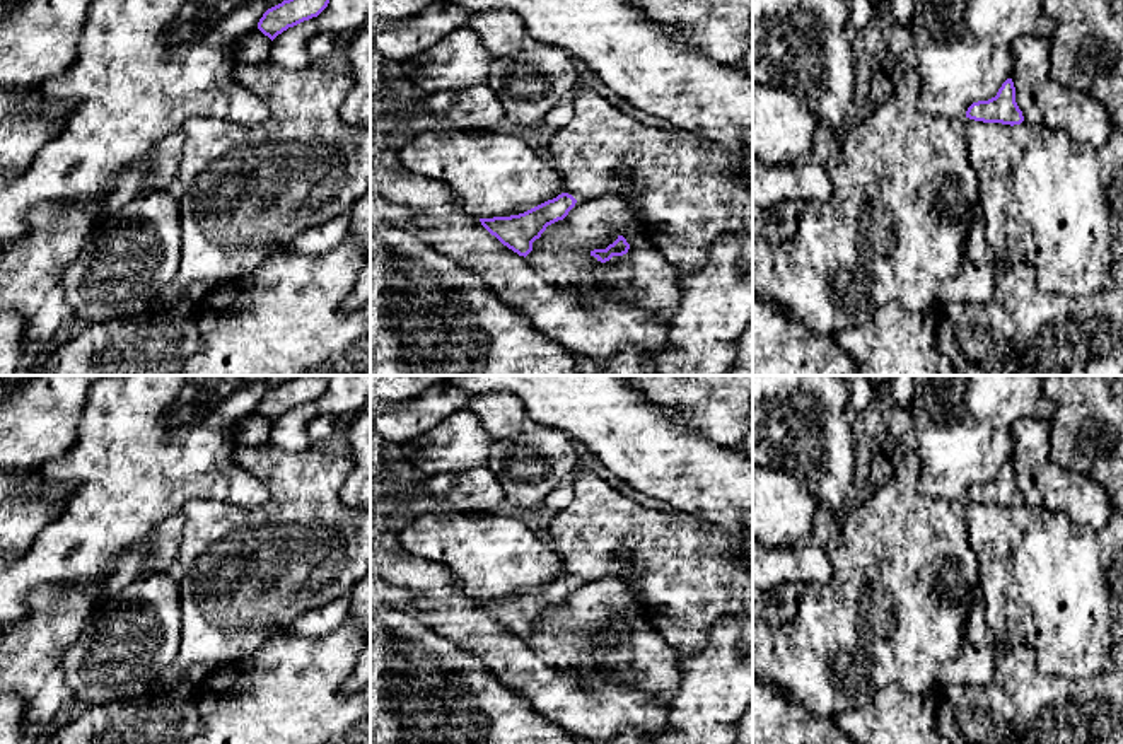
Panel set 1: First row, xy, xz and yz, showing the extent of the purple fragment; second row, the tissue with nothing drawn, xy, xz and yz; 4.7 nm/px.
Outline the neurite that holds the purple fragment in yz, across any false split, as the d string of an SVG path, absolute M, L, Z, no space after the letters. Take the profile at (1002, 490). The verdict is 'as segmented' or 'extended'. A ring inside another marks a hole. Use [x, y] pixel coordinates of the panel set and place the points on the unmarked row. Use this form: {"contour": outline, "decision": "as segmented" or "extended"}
{"contour": "M1012 461L1002 466L995 480L973 485L966 493L966 500L983 505L1021 507L1024 498L1015 485Z", "decision": "as segmented"}

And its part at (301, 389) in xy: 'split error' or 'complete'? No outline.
complete

